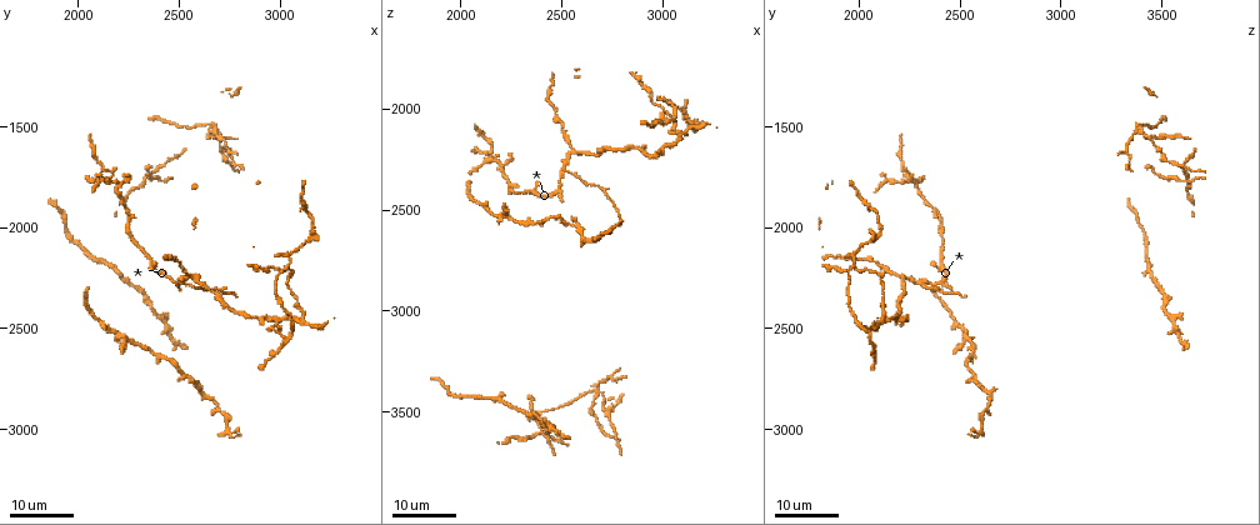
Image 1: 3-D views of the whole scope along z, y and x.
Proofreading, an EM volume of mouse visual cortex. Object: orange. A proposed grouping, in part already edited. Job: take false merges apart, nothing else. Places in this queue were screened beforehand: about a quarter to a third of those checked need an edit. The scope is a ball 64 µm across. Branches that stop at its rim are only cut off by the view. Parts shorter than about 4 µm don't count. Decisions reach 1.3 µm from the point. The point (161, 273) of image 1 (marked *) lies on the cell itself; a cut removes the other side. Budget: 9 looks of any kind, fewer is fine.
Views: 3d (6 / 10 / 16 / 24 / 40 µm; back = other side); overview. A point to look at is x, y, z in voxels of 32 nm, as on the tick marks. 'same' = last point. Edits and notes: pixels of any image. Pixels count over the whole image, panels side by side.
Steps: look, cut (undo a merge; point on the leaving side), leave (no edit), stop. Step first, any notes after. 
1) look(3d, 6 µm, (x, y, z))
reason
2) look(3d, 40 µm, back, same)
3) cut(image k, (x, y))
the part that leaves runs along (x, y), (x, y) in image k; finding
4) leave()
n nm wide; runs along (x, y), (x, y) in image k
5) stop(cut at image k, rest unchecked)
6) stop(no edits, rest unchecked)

look(3d, 24 µm, (3020, 2440, 2180))
sudden change in width

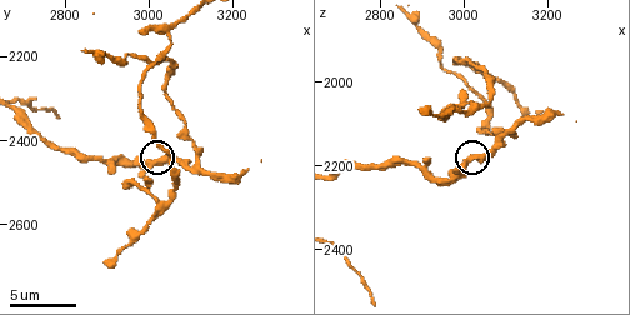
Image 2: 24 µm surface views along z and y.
look(3d, 10 µm, (3020, 2455, 2185))

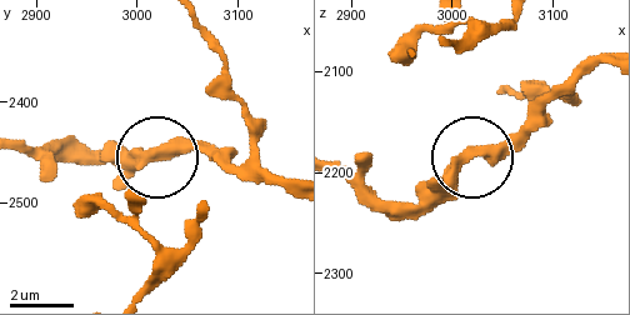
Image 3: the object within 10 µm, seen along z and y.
look(3d, 10 µm, back, (3020, 2454, 2184))
from behind

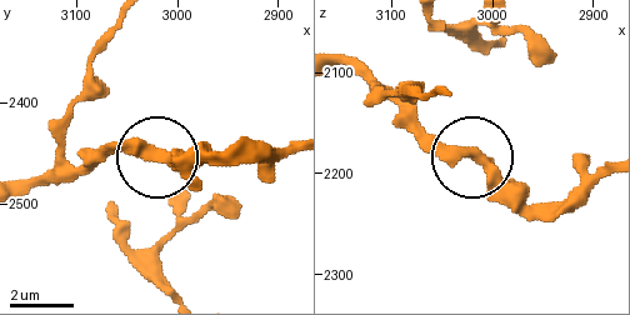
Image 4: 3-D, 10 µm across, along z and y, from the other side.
leave()
400 nm wide; runs along (293, 145), (235, 159), (85, 151) in image 4; continuous, no second cell

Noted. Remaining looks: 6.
look(3d, 16 µm, (2520, 2270, 2300))
three arms meet

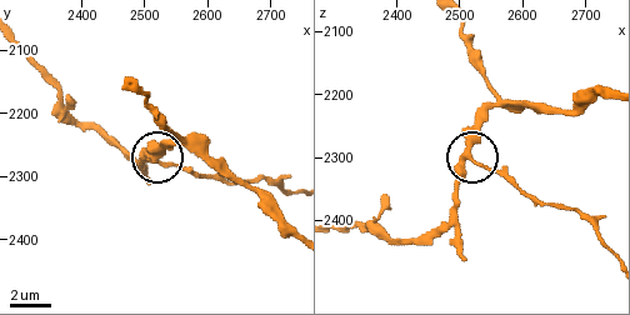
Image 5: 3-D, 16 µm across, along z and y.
look(3d, 6 µm, same)

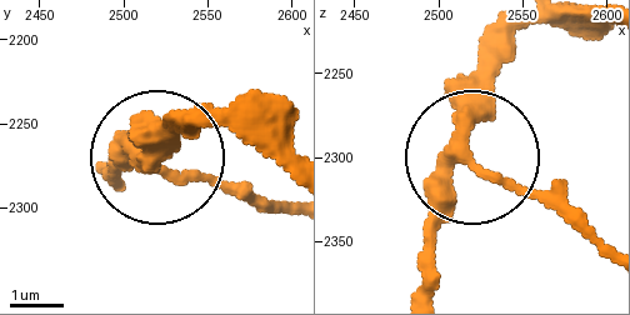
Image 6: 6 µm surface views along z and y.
cut(image 6, (224, 190))
the part that leaves runs along (473, 161), (563, 201), (603, 238) in image 6; a second cell is stuck on

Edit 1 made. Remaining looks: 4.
look(3d, 16 µm, (3000, 2205, 2000))
branch point

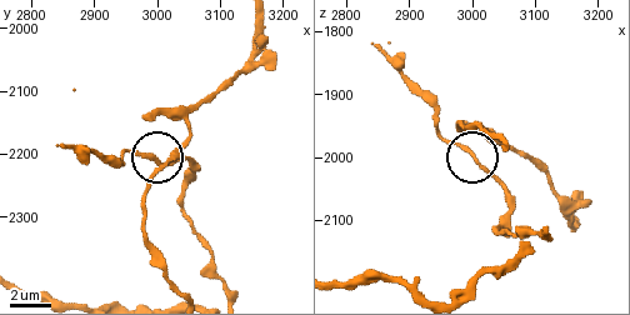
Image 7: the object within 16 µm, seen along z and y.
look(3d, 16 µm, back, (2995, 2210, 1995))

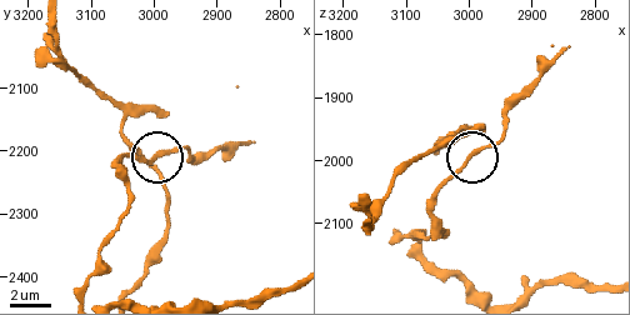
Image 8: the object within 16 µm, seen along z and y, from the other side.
leave()
170 nm wide; runs along (85, 291), (101, 241), (130, 201), (121, 161), (194, 155) in image 8; continuous, no second cell

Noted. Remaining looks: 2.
look(3d, 16 µm, (2210, 2230, 3440))

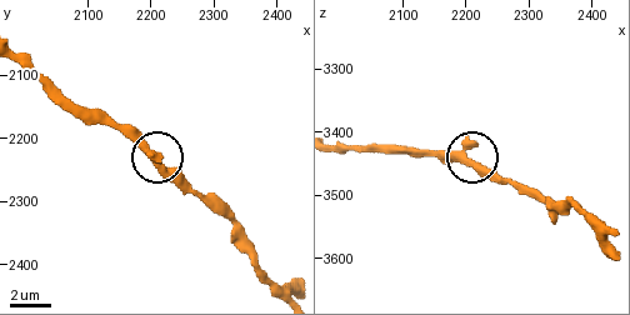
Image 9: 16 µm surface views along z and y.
look(3d, 6 µm, same)
zoom in

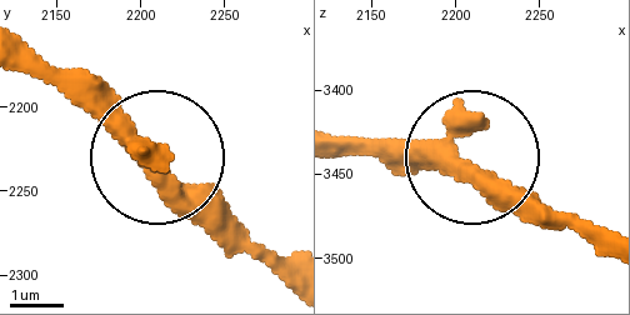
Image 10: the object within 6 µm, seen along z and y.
leave()
320 nm wide; one cell here

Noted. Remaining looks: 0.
stop(cut at image 6, rest unchecked)

